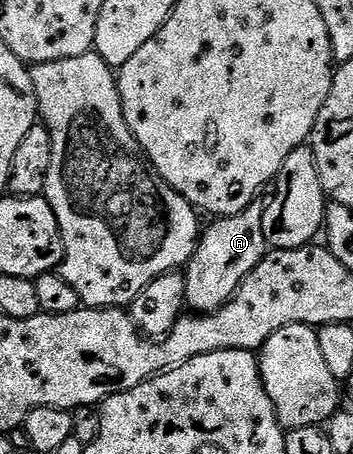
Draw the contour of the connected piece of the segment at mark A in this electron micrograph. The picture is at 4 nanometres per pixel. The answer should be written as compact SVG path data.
M253 205L246 208L240 215L226 215L216 217L211 220L212 224L203 228L200 242L196 244L196 251L186 264L186 270L183 272L186 281L186 293L184 302L193 312L207 313L216 311L223 303L229 303L236 290L242 285L244 278L257 265L264 260L266 254L266 244L264 234L262 233L263 210L259 206Z

